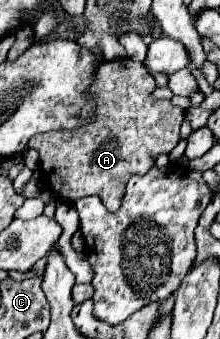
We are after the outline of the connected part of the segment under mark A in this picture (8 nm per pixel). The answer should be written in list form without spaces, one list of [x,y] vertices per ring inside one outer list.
[[[121,58],[121,60],[113,60],[113,62],[103,62],[99,66],[95,84],[91,88],[91,92],[97,98],[97,116],[95,122],[85,124],[77,130],[71,132],[47,132],[47,134],[35,134],[29,140],[29,146],[35,148],[39,152],[39,164],[41,164],[41,172],[45,174],[51,192],[63,200],[63,202],[75,202],[79,198],[85,196],[99,196],[101,202],[105,204],[105,208],[109,212],[115,212],[121,206],[123,194],[125,194],[125,186],[127,180],[133,174],[143,174],[147,172],[153,164],[155,158],[161,152],[173,150],[175,144],[179,142],[179,128],[181,122],[185,118],[185,112],[177,106],[171,104],[171,100],[157,100],[153,98],[153,90],[157,88],[155,78],[143,68],[143,62],[135,62],[131,58]]]

